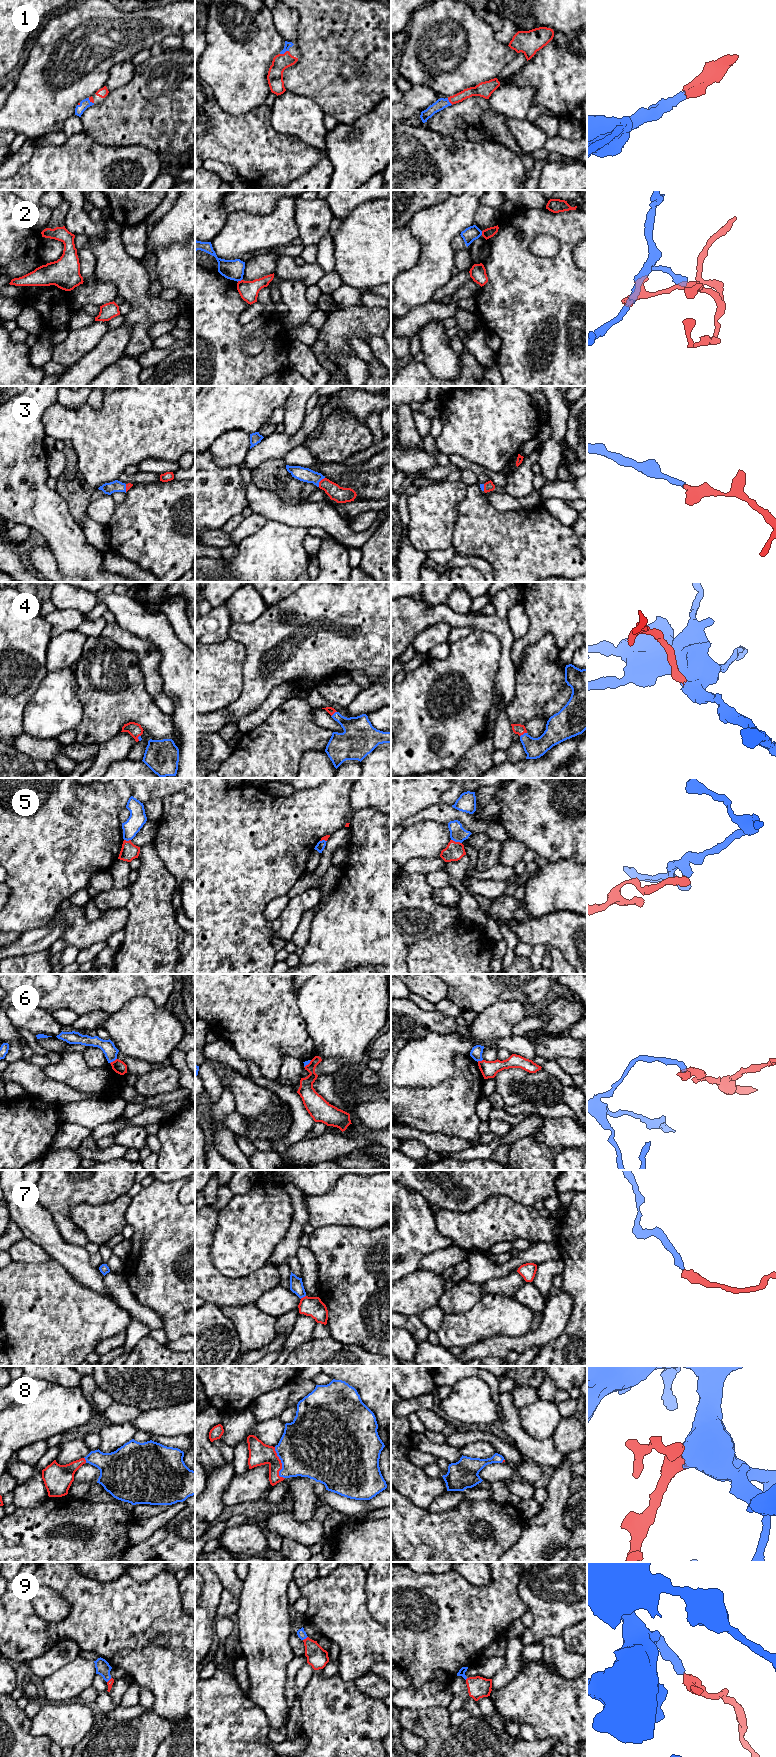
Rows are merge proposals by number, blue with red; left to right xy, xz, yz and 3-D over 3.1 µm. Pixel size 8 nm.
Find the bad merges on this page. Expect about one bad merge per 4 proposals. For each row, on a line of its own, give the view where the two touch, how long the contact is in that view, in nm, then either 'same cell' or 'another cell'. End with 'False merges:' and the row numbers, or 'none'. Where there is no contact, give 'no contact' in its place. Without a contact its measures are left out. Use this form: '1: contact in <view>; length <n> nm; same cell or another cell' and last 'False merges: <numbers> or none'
1: contact in xz; length 80 nm; same cell
2: contact in xz; length 40 nm; another cell
3: contact in xz; length 90 nm; same cell
4: contact in yz; length 70 nm; same cell
5: contact in yz; length 90 nm; another cell
6: contact in xy; length 70 nm; another cell
7: contact in xz; length 50 nm; same cell
8: contact in xz; length 260 nm; same cell
9: contact in xz; length 50 nm; same cell
False merges: 2, 5, 6

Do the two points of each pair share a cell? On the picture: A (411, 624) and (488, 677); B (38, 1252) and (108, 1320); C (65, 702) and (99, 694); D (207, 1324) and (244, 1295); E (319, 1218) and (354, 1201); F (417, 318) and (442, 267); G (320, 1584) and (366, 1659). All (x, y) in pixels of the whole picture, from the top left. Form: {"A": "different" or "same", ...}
{"A": "different", "B": "different", "C": "different", "D": "different", "E": "same", "F": "different", "G": "same"}

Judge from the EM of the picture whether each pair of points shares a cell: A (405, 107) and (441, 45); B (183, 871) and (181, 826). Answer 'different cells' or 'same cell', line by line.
A: different cells
B: same cell

